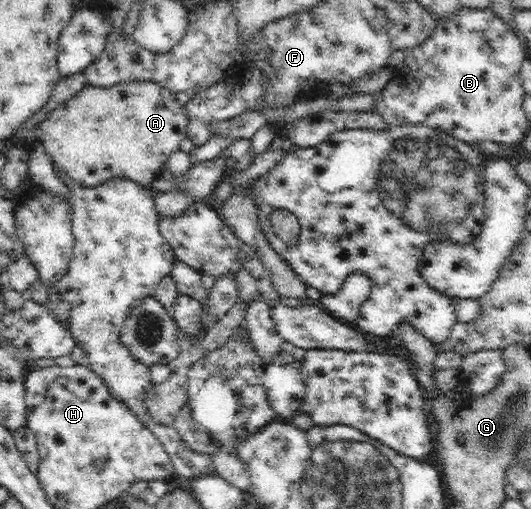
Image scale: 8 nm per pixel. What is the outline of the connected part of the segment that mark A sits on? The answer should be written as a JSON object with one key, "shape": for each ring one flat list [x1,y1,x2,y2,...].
{"shape":[[130,80,130,82,122,82,120,84,110,85,108,88,101,86,86,85,74,98,66,100,62,106,58,106,56,110,52,110,46,120,38,122,36,129,33,131,33,138,27,144,34,144,34,141,40,142,45,148,46,153,50,156,56,171,68,174,73,180,85,188,96,188,105,184,108,180,114,178,129,179,134,183,144,187,151,188,154,180,157,180,161,171,166,167,168,156,180,148,180,143,187,136,188,116,184,106,181,106,174,94,168,90,161,90,159,84,150,82,149,80]]}

